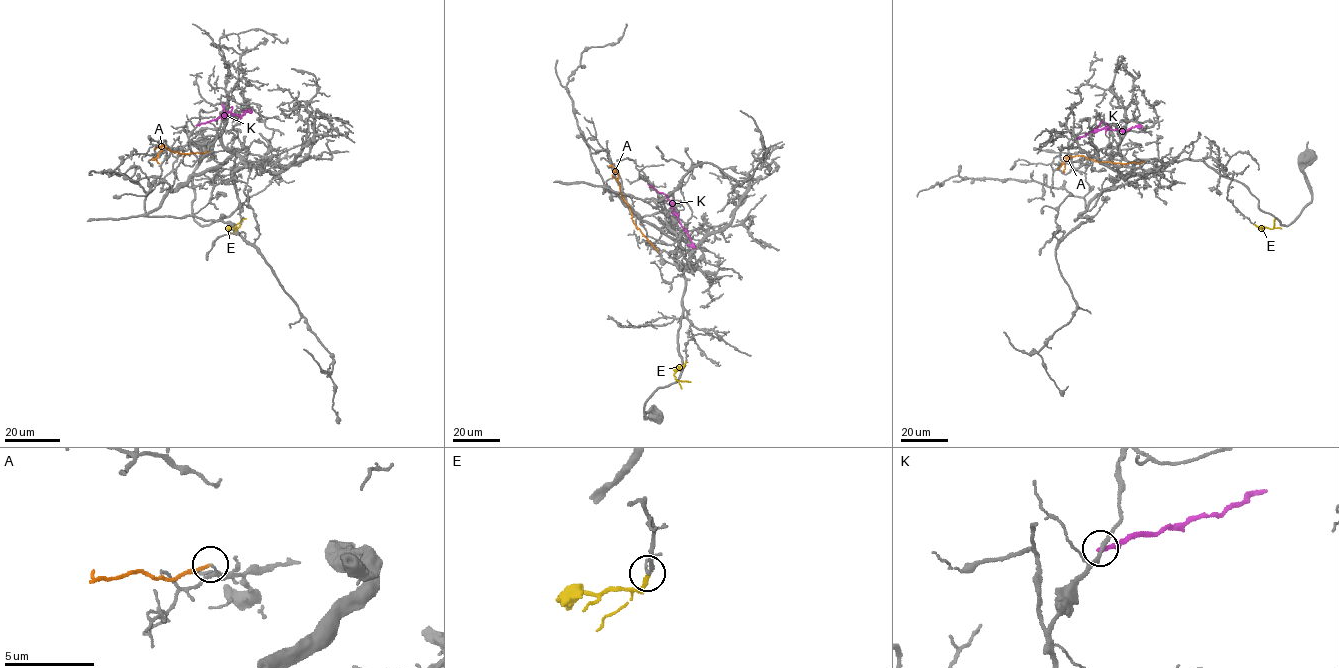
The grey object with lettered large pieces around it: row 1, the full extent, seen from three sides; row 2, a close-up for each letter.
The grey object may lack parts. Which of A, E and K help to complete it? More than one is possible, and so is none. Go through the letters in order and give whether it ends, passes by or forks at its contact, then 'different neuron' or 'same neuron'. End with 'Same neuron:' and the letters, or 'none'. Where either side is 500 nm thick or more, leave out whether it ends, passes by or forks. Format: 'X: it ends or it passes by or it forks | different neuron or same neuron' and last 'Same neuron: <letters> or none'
A: it ends | different neuron
E: it ends | different neuron
K: it ends | different neuron
Same neuron: none

